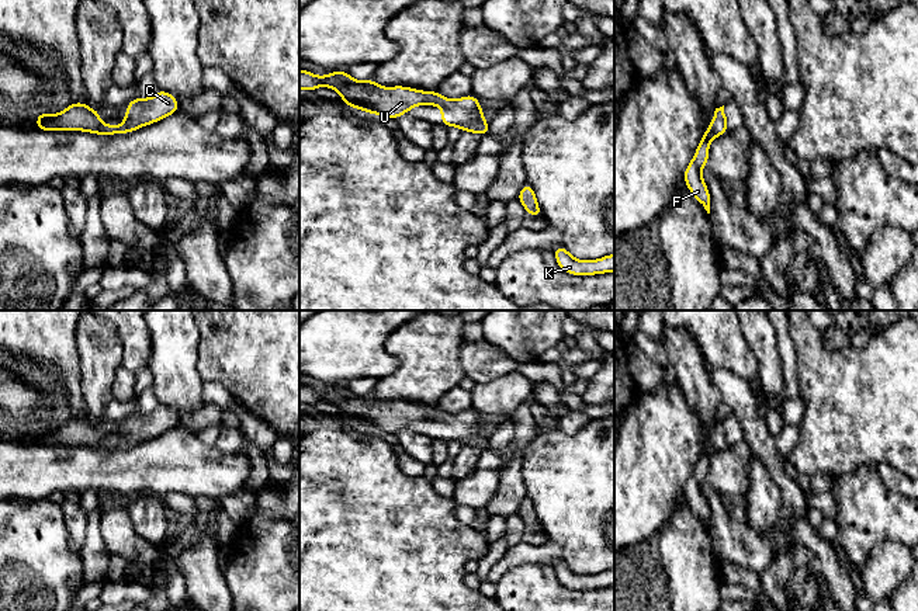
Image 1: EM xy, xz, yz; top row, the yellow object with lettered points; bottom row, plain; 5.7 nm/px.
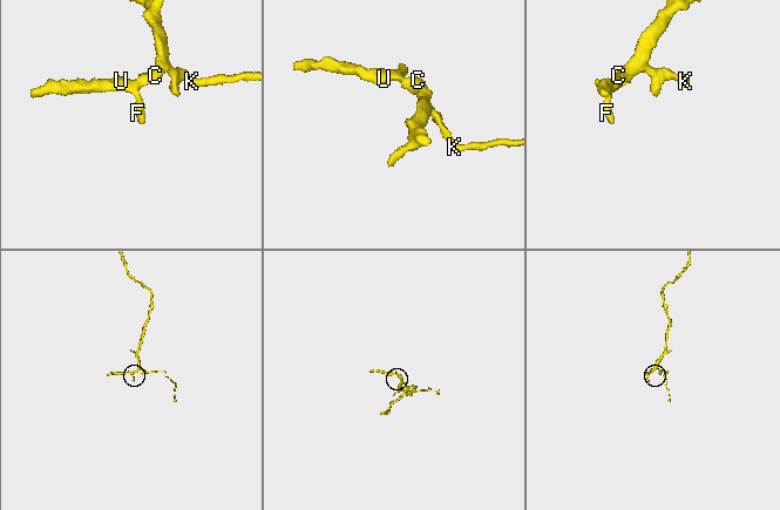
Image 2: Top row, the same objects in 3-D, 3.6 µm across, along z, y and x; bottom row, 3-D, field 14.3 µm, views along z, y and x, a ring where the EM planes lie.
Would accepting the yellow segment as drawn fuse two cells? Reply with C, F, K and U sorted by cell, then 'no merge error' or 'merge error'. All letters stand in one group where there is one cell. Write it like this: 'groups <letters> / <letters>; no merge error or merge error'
groups C F K U; no merge error

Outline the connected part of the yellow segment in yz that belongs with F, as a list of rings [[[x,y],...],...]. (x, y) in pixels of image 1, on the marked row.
[[[724,105],[716,108],[714,117],[709,125],[709,129],[703,132],[703,138],[699,142],[696,153],[692,162],[687,164],[683,180],[690,190],[692,195],[704,206],[707,213],[710,213],[710,192],[702,176],[702,169],[707,166],[707,159],[710,155],[709,146],[713,139],[724,135],[727,131],[728,117],[724,114]]]

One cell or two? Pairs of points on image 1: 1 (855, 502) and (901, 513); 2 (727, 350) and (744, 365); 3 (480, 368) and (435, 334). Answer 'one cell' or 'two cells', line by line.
1: one cell
2: one cell
3: two cells

